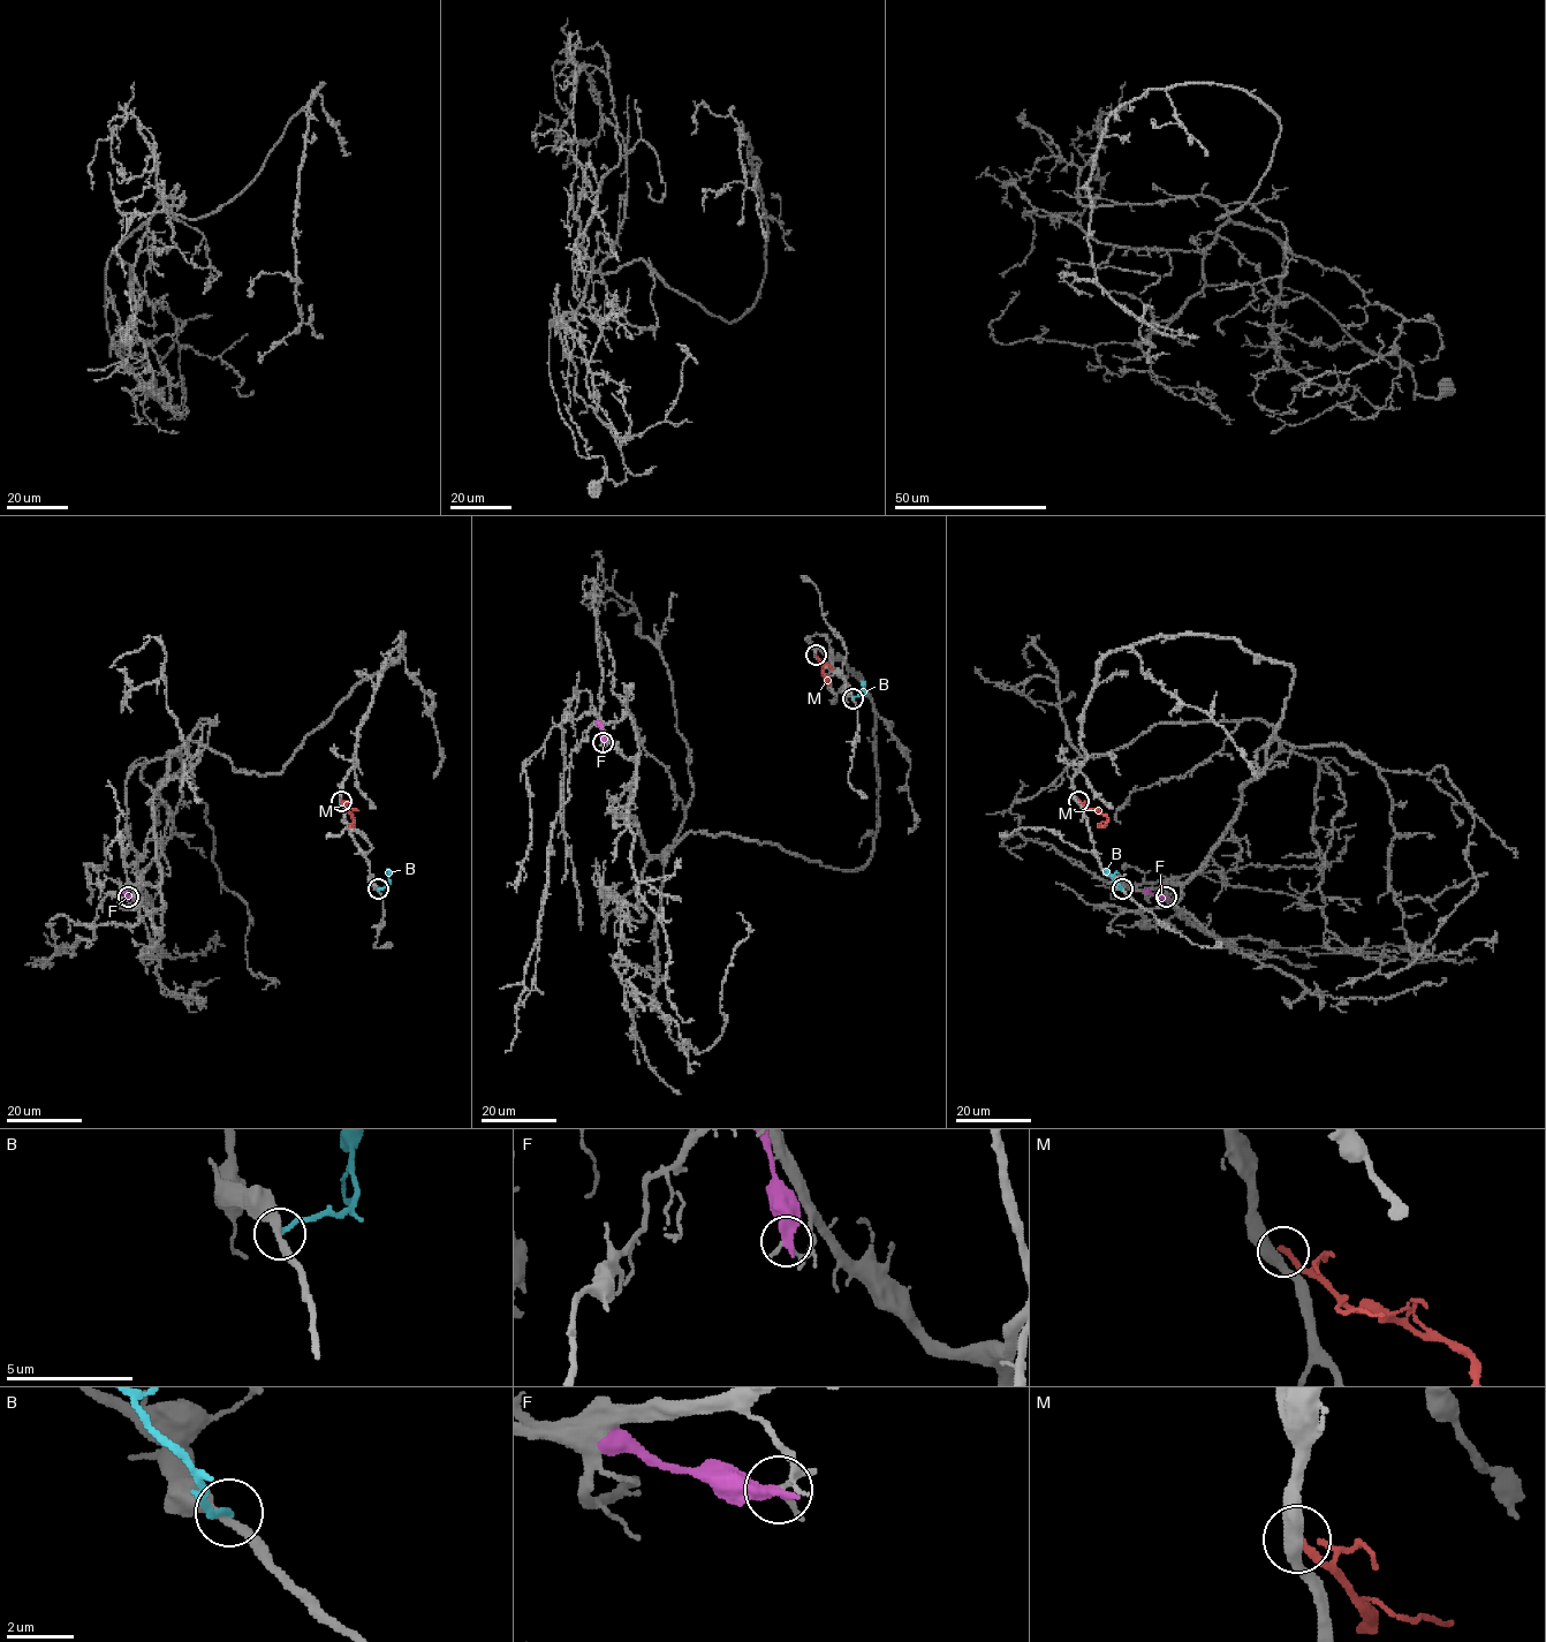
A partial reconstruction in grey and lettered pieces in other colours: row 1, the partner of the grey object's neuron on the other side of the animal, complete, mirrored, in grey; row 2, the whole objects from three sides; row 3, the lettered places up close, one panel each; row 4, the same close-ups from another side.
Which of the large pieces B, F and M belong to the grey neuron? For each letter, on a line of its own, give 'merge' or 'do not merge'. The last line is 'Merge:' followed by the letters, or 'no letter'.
B: do not merge
F: do not merge
M: do not merge
Merge: no letter

